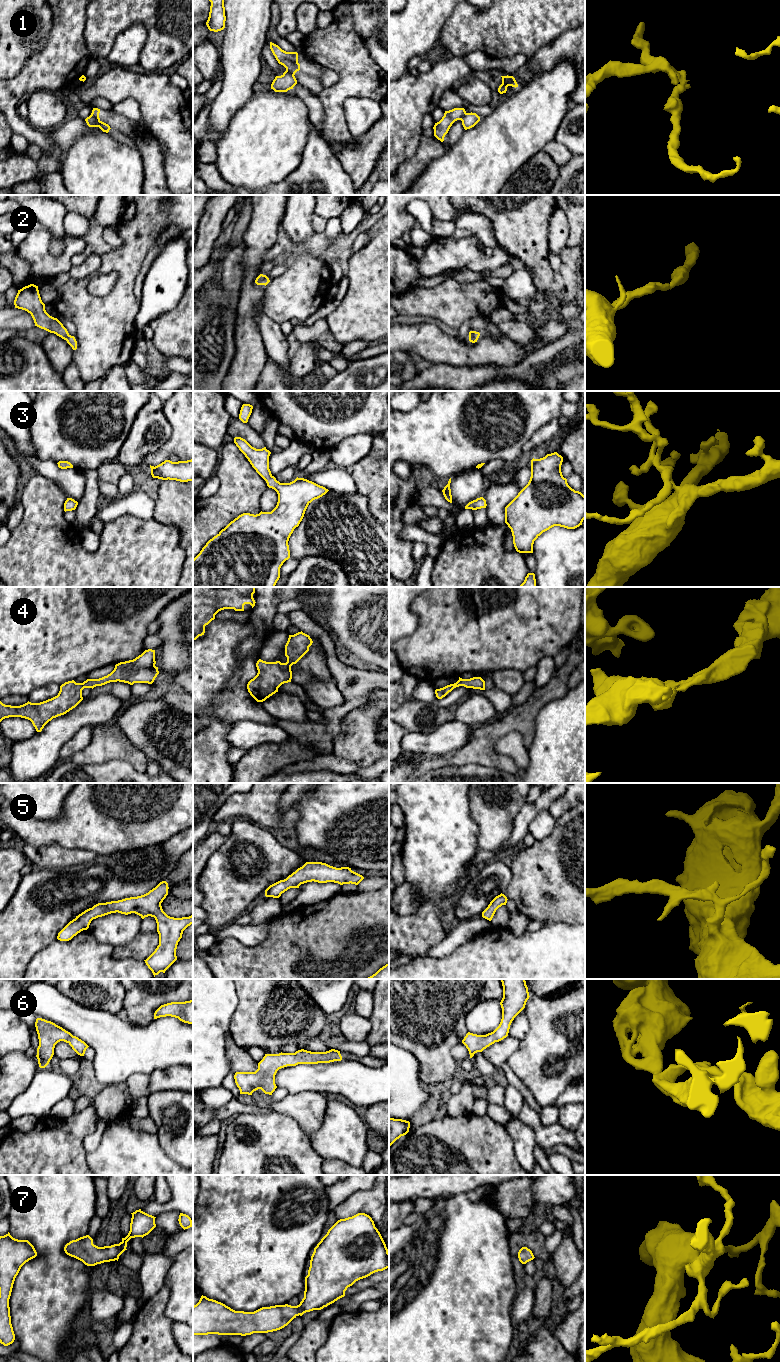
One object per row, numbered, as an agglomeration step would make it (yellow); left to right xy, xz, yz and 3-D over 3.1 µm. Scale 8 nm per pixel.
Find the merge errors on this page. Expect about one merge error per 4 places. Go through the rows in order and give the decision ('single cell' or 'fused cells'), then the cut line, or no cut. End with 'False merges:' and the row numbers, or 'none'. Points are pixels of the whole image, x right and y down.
1: fused cells; cut xy (91, 114), (99, 121)
2: single cell; cut none
3: single cell; cut none
4: single cell; cut none
5: single cell; cut none
6: single cell; cut none
7: single cell; cut none
False merges: 1

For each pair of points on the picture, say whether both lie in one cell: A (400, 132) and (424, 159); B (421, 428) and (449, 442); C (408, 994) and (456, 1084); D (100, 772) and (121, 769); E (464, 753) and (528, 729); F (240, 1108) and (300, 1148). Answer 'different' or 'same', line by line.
A: different
B: same
C: different
D: same
E: same
F: different

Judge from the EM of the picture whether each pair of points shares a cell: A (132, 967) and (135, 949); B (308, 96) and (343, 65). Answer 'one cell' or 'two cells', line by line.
A: two cells
B: two cells

